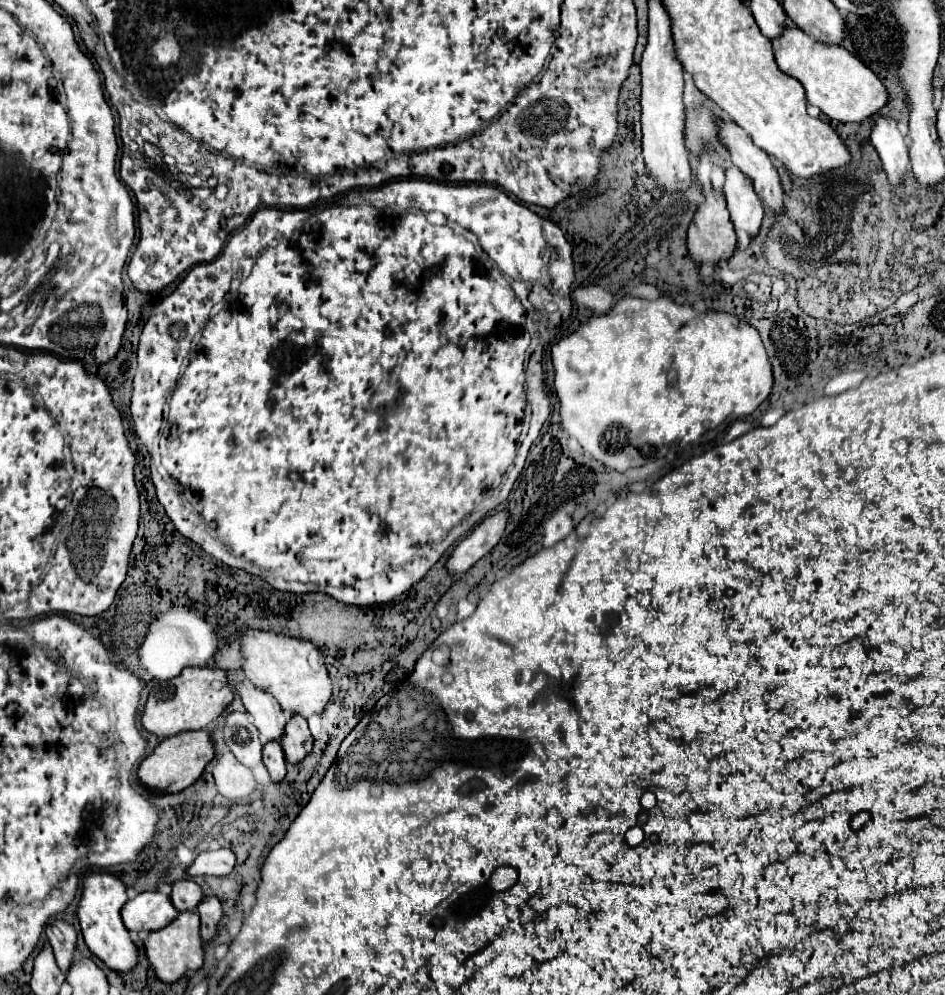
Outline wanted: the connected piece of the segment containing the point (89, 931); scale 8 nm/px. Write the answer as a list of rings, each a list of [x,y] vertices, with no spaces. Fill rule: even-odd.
[[[85,871],[83,875],[83,891],[77,907],[77,917],[81,923],[81,931],[85,943],[93,955],[97,955],[107,967],[115,971],[131,971],[137,963],[137,947],[131,941],[129,931],[121,921],[121,907],[127,901],[127,887],[107,871]]]

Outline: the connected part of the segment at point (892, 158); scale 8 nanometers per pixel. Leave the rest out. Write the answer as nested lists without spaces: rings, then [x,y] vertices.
[[[875,117],[875,123],[871,127],[871,143],[877,149],[883,169],[891,181],[891,185],[899,185],[903,173],[909,165],[907,145],[897,129],[897,121],[891,117]]]

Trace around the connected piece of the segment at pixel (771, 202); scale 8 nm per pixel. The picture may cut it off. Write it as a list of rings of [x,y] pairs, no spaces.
[[[719,119],[719,141],[727,147],[731,161],[753,181],[765,207],[771,213],[783,211],[783,189],[769,155],[751,141],[747,131],[729,119]]]

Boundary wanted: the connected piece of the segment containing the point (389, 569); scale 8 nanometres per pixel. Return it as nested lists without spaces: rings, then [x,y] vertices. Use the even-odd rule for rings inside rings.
[[[408,177],[408,178],[407,178],[407,179],[399,179],[399,180],[396,180],[396,181],[394,181],[394,182],[392,182],[392,183],[390,183],[390,184],[387,184],[387,185],[385,185],[385,186],[384,186],[384,187],[383,187],[383,188],[382,188],[382,190],[383,190],[383,192],[384,192],[384,193],[385,193],[385,195],[386,195],[386,194],[387,194],[387,196],[389,196],[389,201],[388,201],[388,202],[389,202],[389,203],[385,203],[385,205],[384,205],[384,204],[382,204],[382,202],[381,202],[381,203],[379,203],[379,202],[375,202],[375,203],[373,203],[373,202],[370,202],[370,201],[364,201],[364,200],[363,200],[363,198],[362,198],[362,196],[361,196],[361,192],[363,192],[363,191],[366,191],[366,190],[368,190],[368,189],[364,189],[364,190],[356,190],[356,189],[353,189],[353,190],[350,190],[350,191],[349,191],[349,192],[348,192],[348,193],[349,193],[349,196],[357,196],[357,199],[358,199],[358,201],[357,201],[357,202],[355,202],[355,204],[353,204],[353,203],[352,203],[352,202],[350,202],[350,203],[349,203],[349,204],[347,204],[347,205],[346,205],[346,204],[344,204],[344,205],[335,205],[335,206],[329,206],[329,207],[326,207],[326,208],[324,208],[324,209],[323,209],[323,211],[317,211],[317,209],[287,209],[287,210],[285,210],[285,209],[278,209],[278,208],[277,208],[277,207],[261,207],[261,209],[257,209],[257,211],[255,211],[255,215],[253,215],[253,217],[251,217],[251,219],[249,219],[249,221],[247,221],[247,223],[245,223],[245,225],[243,225],[243,229],[241,229],[241,231],[237,231],[237,233],[235,233],[235,235],[233,235],[233,237],[231,237],[231,239],[229,239],[229,243],[227,243],[227,245],[225,245],[225,249],[223,249],[223,253],[221,253],[221,255],[219,255],[219,257],[217,257],[217,259],[215,259],[215,261],[211,261],[211,263],[203,263],[203,265],[197,265],[197,269],[191,269],[191,273],[189,273],[189,275],[187,275],[187,277],[185,277],[185,279],[181,279],[181,283],[179,283],[179,285],[177,285],[177,287],[175,287],[175,291],[173,291],[173,293],[171,293],[171,295],[167,295],[167,297],[165,297],[165,299],[163,299],[163,301],[161,301],[161,303],[159,303],[159,305],[157,305],[157,307],[155,307],[155,309],[153,309],[153,313],[151,313],[151,317],[149,317],[149,319],[147,319],[147,323],[145,323],[145,327],[143,327],[143,333],[141,333],[141,341],[139,341],[139,349],[137,349],[137,361],[139,361],[139,365],[137,365],[137,373],[135,373],[135,379],[133,379],[133,397],[131,397],[131,419],[133,419],[133,429],[135,429],[135,433],[137,433],[137,437],[139,437],[139,439],[141,439],[141,441],[143,441],[143,443],[145,443],[145,447],[147,447],[147,451],[151,451],[151,447],[159,447],[159,467],[155,467],[155,479],[153,479],[153,485],[155,485],[155,491],[157,491],[157,499],[159,499],[159,503],[161,503],[161,505],[163,505],[163,509],[165,509],[165,513],[167,513],[167,517],[169,517],[169,519],[171,519],[171,521],[173,521],[173,525],[175,525],[175,529],[177,529],[177,531],[179,531],[179,533],[181,533],[181,535],[183,535],[183,537],[187,537],[187,539],[191,539],[191,541],[193,541],[193,543],[197,543],[197,545],[199,545],[199,547],[201,547],[201,549],[203,549],[203,551],[205,551],[205,553],[208,553],[208,554],[209,554],[209,555],[211,555],[211,556],[213,556],[213,557],[214,557],[214,558],[215,558],[215,559],[217,559],[217,560],[218,560],[218,561],[220,561],[220,562],[221,562],[221,563],[225,563],[225,565],[229,565],[229,567],[235,567],[235,569],[243,569],[243,571],[249,571],[249,573],[253,573],[253,575],[259,575],[259,573],[261,573],[261,575],[259,575],[259,577],[263,577],[263,579],[265,579],[265,581],[267,581],[267,583],[269,583],[269,585],[271,585],[271,587],[275,587],[275,589],[279,589],[279,591],[291,591],[291,593],[309,593],[309,591],[319,591],[319,593],[327,593],[327,595],[331,595],[331,597],[335,597],[335,599],[337,599],[337,601],[341,601],[341,603],[349,603],[349,605],[373,605],[373,603],[387,603],[387,601],[391,601],[391,599],[395,599],[395,597],[397,597],[397,595],[401,595],[401,593],[405,593],[405,591],[407,591],[407,589],[409,589],[409,587],[411,587],[411,585],[413,585],[413,583],[417,583],[417,581],[419,581],[419,579],[423,579],[423,575],[425,575],[425,573],[427,573],[427,571],[429,571],[429,569],[431,569],[431,567],[433,567],[433,565],[435,565],[435,563],[437,563],[437,561],[439,561],[439,557],[441,557],[441,555],[443,555],[443,553],[445,553],[445,551],[447,551],[447,549],[449,549],[449,547],[451,547],[451,545],[453,545],[453,543],[455,543],[455,541],[457,541],[457,539],[461,539],[461,537],[465,537],[465,535],[467,535],[467,533],[469,533],[469,531],[471,531],[471,529],[473,529],[473,525],[477,525],[477,523],[479,523],[479,521],[481,521],[481,519],[483,519],[483,517],[485,517],[485,515],[487,515],[487,513],[491,513],[491,509],[495,509],[495,507],[497,507],[497,505],[499,505],[499,503],[501,503],[501,501],[503,501],[503,499],[505,499],[505,495],[507,495],[507,493],[505,493],[505,491],[503,491],[503,479],[505,479],[505,475],[507,475],[507,469],[509,469],[509,467],[511,467],[511,465],[513,465],[513,463],[515,463],[515,465],[513,465],[513,469],[511,469],[511,483],[509,483],[509,491],[511,491],[511,487],[513,487],[513,483],[515,483],[515,481],[516,481],[516,480],[517,480],[517,479],[518,479],[518,478],[519,478],[519,476],[520,476],[520,475],[521,475],[521,474],[522,474],[522,471],[523,471],[523,469],[524,469],[524,465],[525,465],[525,462],[526,462],[526,459],[527,459],[527,456],[528,456],[528,454],[529,454],[529,450],[530,450],[530,448],[531,448],[531,446],[532,446],[532,444],[533,444],[533,441],[535,441],[535,439],[537,439],[537,435],[539,435],[539,429],[541,429],[541,425],[543,425],[543,423],[545,423],[545,421],[546,421],[546,419],[547,419],[547,415],[549,415],[549,414],[550,414],[550,412],[551,412],[551,406],[550,406],[550,395],[549,395],[549,393],[548,393],[548,390],[547,390],[547,388],[546,388],[546,385],[545,385],[545,373],[544,373],[544,370],[543,370],[543,367],[542,367],[542,360],[541,360],[541,349],[543,349],[543,345],[545,345],[545,343],[539,343],[539,347],[537,347],[537,349],[535,349],[535,351],[533,351],[533,355],[531,355],[531,357],[529,357],[529,351],[527,351],[527,349],[529,349],[529,347],[531,347],[531,335],[529,335],[529,331],[527,331],[527,329],[525,329],[525,315],[527,315],[527,313],[525,313],[525,309],[523,309],[523,305],[521,305],[521,301],[519,301],[519,297],[517,297],[517,295],[515,295],[515,291],[513,291],[513,289],[511,289],[511,285],[509,285],[509,281],[507,281],[507,279],[505,279],[505,275],[509,275],[509,277],[513,277],[513,279],[521,279],[521,281],[525,281],[525,283],[533,283],[533,287],[535,287],[535,291],[547,291],[547,293],[549,293],[549,295],[551,295],[551,311],[549,311],[549,313],[547,313],[547,315],[548,315],[548,328],[549,328],[549,329],[550,329],[550,330],[555,330],[555,331],[556,331],[556,332],[557,332],[557,331],[558,331],[558,330],[559,330],[559,328],[560,328],[560,326],[561,326],[561,324],[562,324],[562,322],[563,322],[563,321],[564,321],[564,320],[565,320],[565,319],[567,319],[567,317],[569,317],[569,315],[571,315],[571,313],[572,313],[572,302],[571,302],[571,297],[569,297],[569,293],[571,293],[571,283],[573,283],[573,279],[575,279],[575,275],[573,275],[573,257],[571,257],[571,245],[569,245],[569,243],[567,243],[567,239],[565,239],[565,237],[563,237],[563,231],[561,231],[561,229],[559,229],[559,227],[557,227],[557,225],[553,225],[553,223],[551,223],[551,221],[547,221],[547,219],[543,219],[543,217],[539,217],[539,215],[535,215],[535,213],[533,213],[533,211],[531,211],[531,209],[527,209],[527,207],[525,207],[525,205],[521,205],[521,203],[517,203],[517,201],[513,201],[513,199],[511,199],[511,197],[509,197],[509,195],[505,195],[505,193],[503,193],[503,191],[501,191],[501,189],[497,189],[497,187],[493,187],[493,185],[483,185],[483,183],[477,183],[477,185],[476,185],[476,184],[475,184],[475,183],[469,183],[469,184],[467,184],[467,183],[464,183],[464,184],[461,184],[461,186],[460,186],[460,185],[459,185],[459,184],[453,184],[453,185],[452,185],[452,184],[449,184],[449,183],[445,183],[445,184],[444,184],[444,183],[442,183],[442,182],[438,182],[438,181],[437,181],[437,182],[433,182],[433,181],[426,181],[426,180],[425,180],[425,179],[422,179],[422,178],[419,178],[419,177],[415,177],[415,178],[414,178],[414,177]],[[423,211],[431,211],[431,212],[434,212],[434,213],[436,213],[436,214],[437,214],[437,215],[440,215],[440,214],[441,214],[441,215],[443,215],[443,216],[442,216],[442,218],[443,218],[443,221],[444,221],[444,222],[443,222],[443,224],[440,224],[440,225],[443,225],[443,227],[439,227],[439,225],[431,225],[431,223],[429,223],[429,221],[427,221],[427,219],[425,219],[425,214],[426,214],[426,213],[428,213],[428,212],[423,212]],[[447,221],[449,221],[449,223],[457,223],[457,225],[461,225],[461,227],[465,227],[465,229],[471,229],[471,231],[473,231],[473,233],[475,233],[475,235],[477,235],[477,237],[479,237],[479,245],[481,245],[481,249],[483,249],[483,251],[485,251],[485,253],[487,253],[487,255],[489,255],[489,257],[487,257],[487,255],[483,255],[483,253],[477,253],[477,249],[475,249],[475,245],[473,245],[473,243],[471,243],[471,241],[469,241],[469,239],[465,239],[465,237],[463,237],[463,235],[457,235],[457,233],[455,233],[455,231],[453,231],[453,229],[451,229],[451,227],[447,227],[447,226],[448,226],[448,224],[447,224]],[[233,281],[239,281],[239,287],[231,287],[231,285],[233,285]]]

